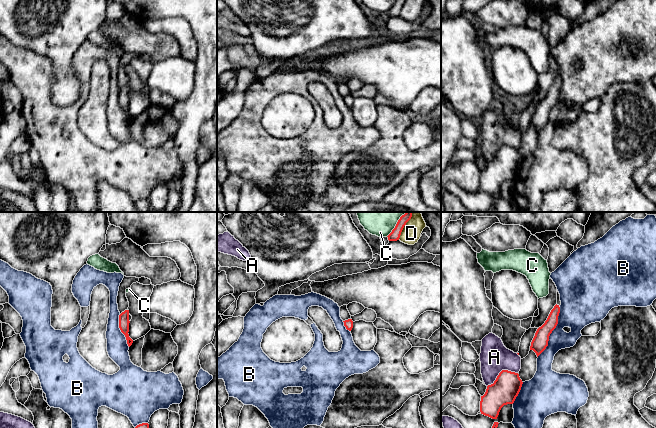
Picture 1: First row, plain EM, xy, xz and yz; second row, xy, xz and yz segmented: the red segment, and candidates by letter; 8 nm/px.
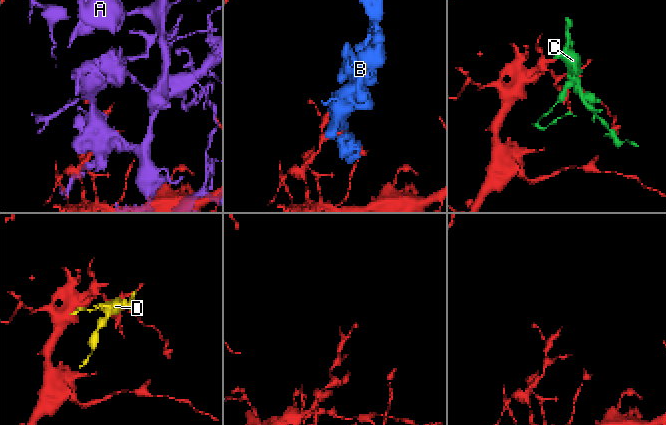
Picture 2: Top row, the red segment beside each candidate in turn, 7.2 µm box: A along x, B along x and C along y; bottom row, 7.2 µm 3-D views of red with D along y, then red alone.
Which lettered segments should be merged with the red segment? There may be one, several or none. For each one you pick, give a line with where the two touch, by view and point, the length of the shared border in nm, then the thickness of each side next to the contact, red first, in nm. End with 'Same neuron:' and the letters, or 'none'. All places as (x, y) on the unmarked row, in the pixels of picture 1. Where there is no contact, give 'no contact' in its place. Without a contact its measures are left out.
Same neuron: none

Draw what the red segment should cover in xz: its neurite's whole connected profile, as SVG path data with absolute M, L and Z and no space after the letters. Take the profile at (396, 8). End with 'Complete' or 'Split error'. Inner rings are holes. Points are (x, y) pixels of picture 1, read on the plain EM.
M396 0L392 8L387 12L389 17L397 17L400 14L401 8L406 0Z. Complete

